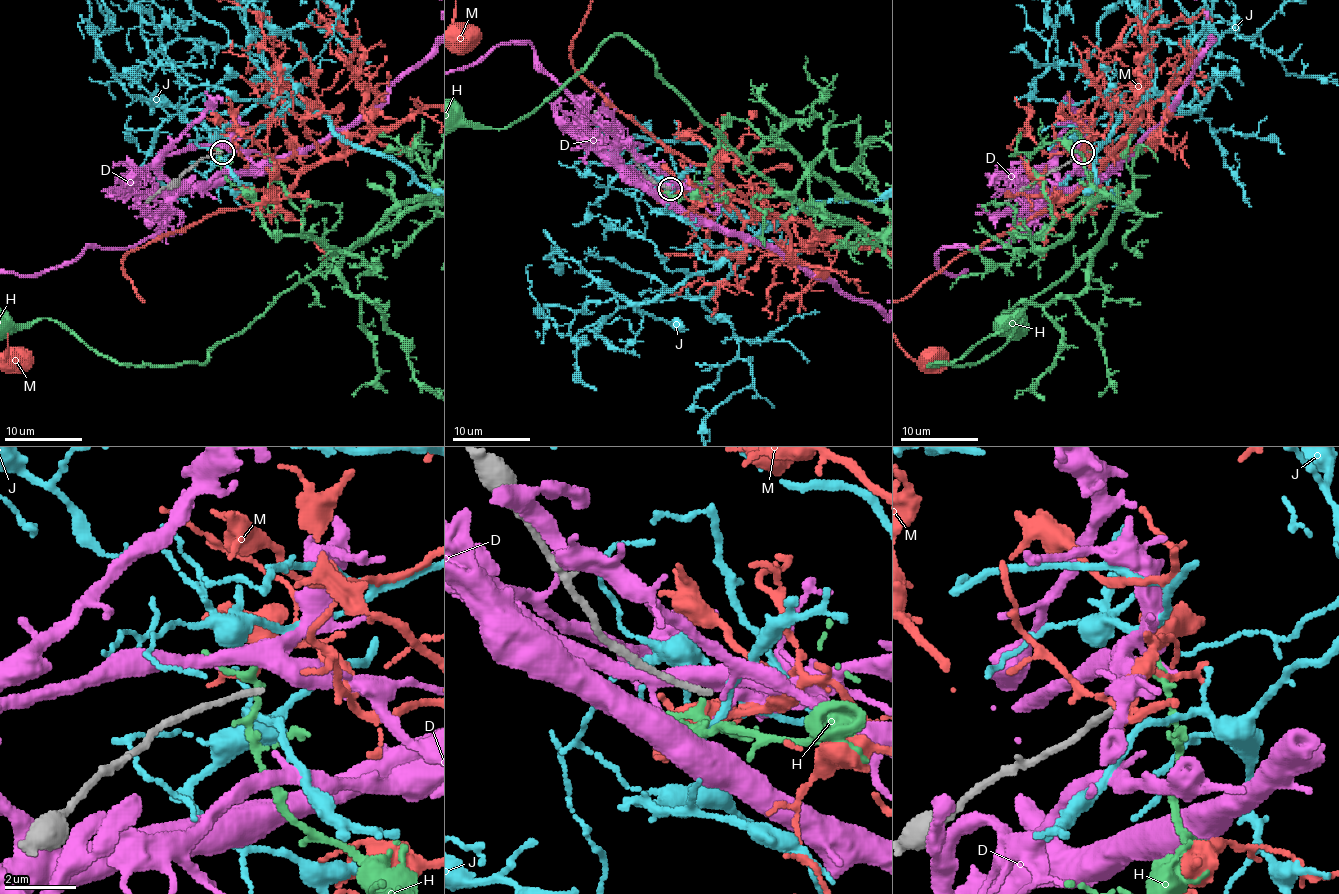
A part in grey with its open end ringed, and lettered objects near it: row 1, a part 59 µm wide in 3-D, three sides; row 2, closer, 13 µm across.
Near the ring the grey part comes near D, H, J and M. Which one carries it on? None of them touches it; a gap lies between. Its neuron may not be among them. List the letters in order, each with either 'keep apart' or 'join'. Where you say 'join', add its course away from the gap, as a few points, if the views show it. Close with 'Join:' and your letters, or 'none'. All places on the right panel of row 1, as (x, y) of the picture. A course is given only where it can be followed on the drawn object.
D: keep apart
H: keep apart
J: keep apart
M: keep apart
Join: none

